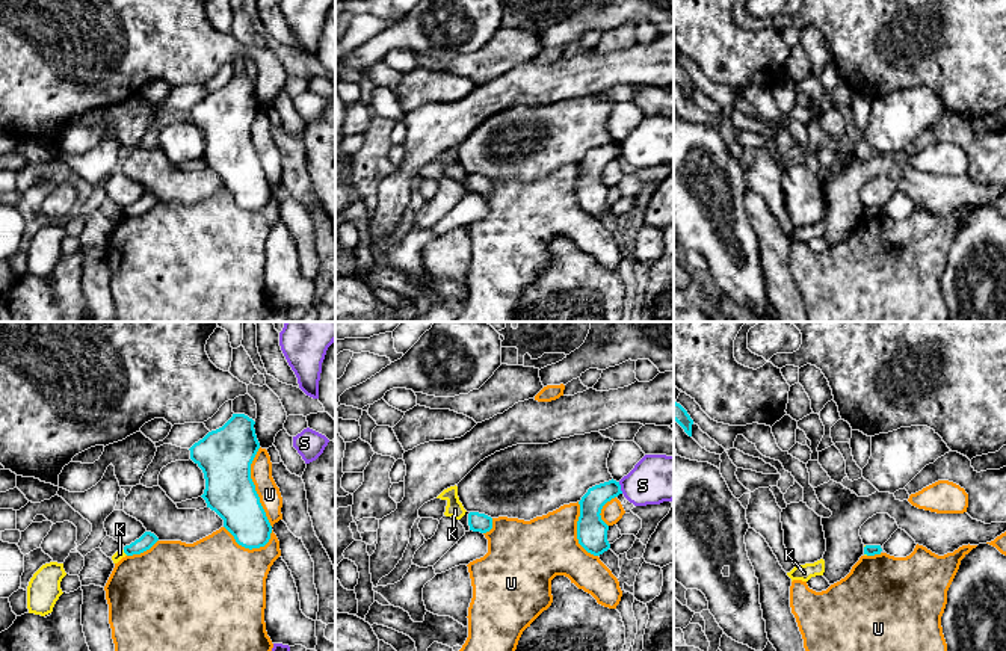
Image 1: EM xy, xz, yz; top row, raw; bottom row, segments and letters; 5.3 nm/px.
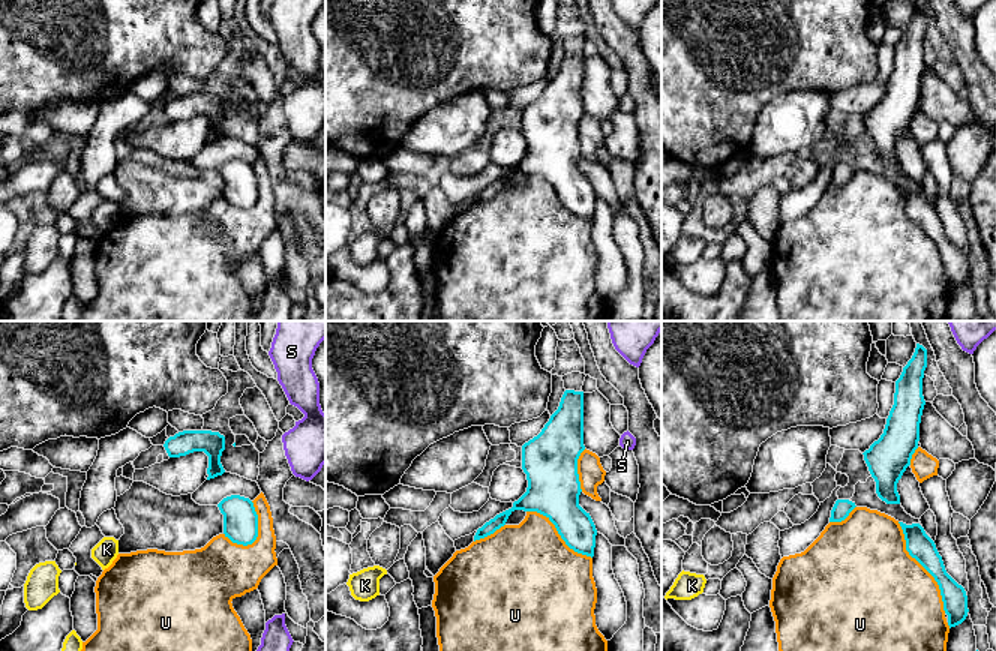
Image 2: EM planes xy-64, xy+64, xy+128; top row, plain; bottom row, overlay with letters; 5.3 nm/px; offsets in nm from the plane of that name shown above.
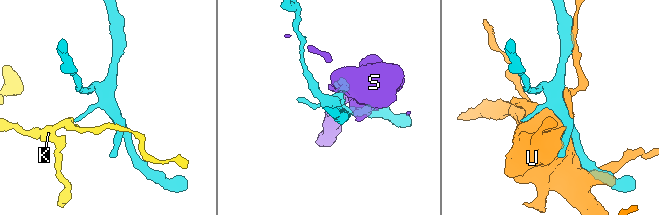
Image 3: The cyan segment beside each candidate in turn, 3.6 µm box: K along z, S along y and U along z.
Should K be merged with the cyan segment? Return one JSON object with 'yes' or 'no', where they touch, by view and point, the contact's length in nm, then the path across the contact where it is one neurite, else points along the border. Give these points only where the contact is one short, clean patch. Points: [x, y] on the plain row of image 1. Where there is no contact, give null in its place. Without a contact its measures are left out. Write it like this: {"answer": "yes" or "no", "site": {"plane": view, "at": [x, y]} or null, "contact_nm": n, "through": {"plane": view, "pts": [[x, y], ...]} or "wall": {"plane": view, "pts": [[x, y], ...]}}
{"answer": "no", "site": {"plane": "xy", "at": [126, 215]}, "contact_nm": 40, "wall": {"plane": "xy", "pts": [[123, 212], [127, 216]]}}

